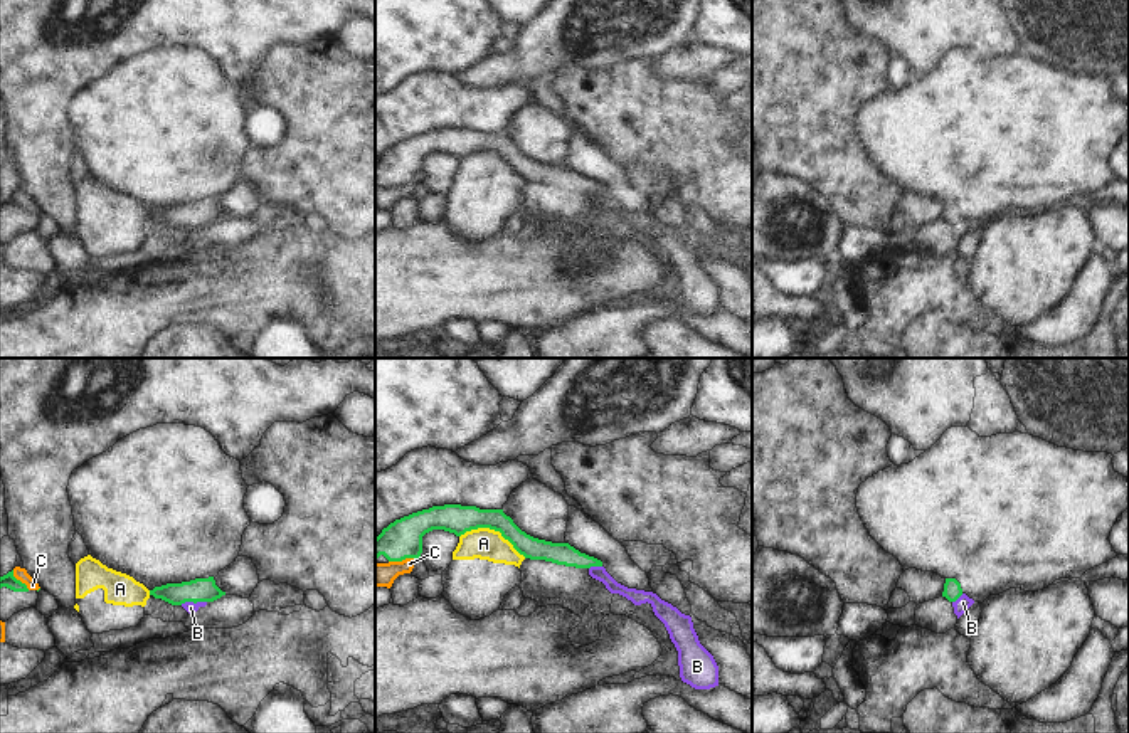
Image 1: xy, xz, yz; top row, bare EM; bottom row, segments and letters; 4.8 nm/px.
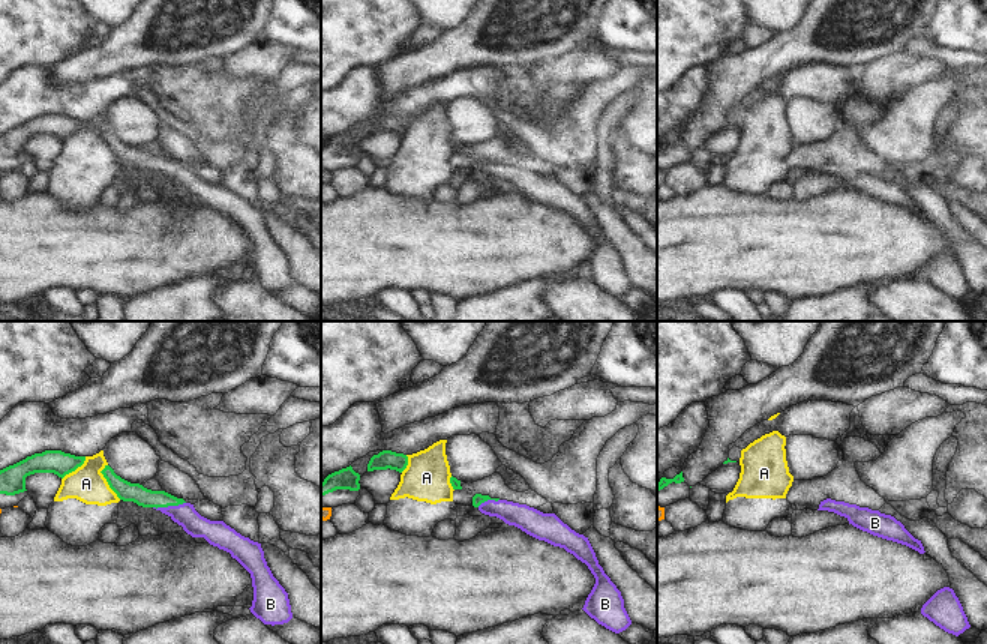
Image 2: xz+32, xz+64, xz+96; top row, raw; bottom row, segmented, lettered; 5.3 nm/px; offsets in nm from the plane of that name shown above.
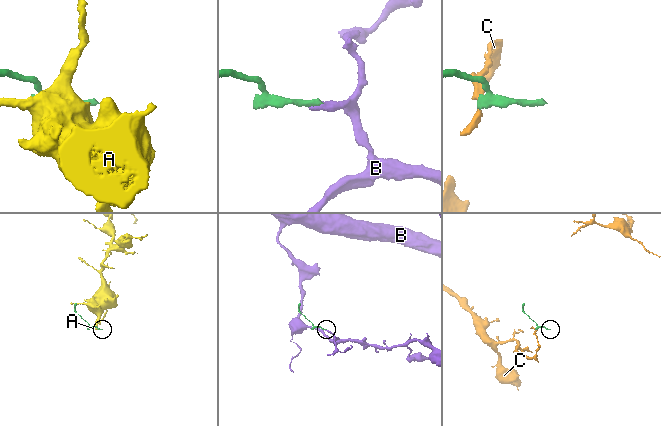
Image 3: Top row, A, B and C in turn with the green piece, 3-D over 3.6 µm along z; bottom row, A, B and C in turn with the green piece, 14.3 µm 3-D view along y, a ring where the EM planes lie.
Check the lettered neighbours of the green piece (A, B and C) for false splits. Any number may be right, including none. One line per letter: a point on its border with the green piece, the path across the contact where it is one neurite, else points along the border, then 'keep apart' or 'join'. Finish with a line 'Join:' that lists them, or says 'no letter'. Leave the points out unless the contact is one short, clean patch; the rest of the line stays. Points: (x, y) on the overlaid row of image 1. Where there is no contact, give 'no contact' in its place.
A: meets green in xz at (493, 528); border along xz (460, 535), (470, 530), (493, 528), (525, 557); keep apart
B: meets green in xy at (192, 601); runs through xy (196, 590), (192, 601), (190, 607); join
C: meets green in xz at (402, 558); border along xz (416, 558), (389, 562); keep apart
Join: B

